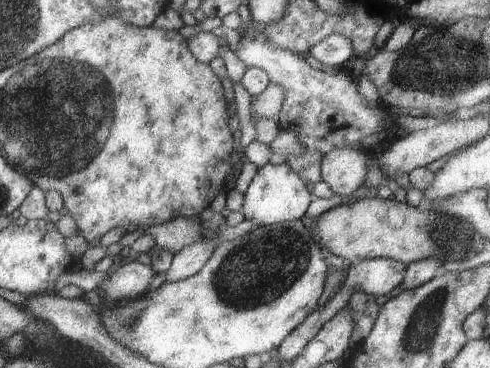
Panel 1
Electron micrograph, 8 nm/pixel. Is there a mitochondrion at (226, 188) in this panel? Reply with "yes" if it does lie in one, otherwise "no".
no

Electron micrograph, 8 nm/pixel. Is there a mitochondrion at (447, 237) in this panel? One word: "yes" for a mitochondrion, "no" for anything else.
yes

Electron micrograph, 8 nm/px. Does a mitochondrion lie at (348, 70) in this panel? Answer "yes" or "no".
no

